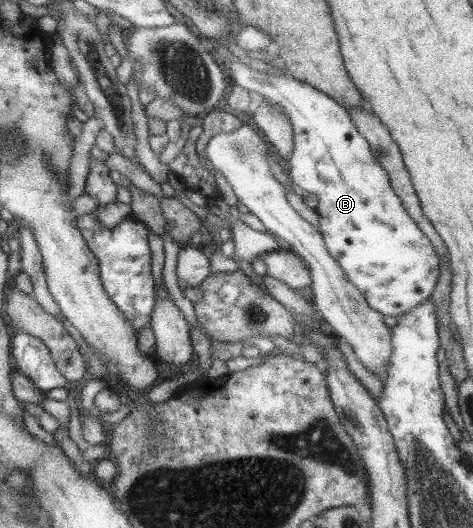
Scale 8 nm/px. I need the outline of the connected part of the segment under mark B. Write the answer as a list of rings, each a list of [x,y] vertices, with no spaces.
[[[215,40],[205,41],[208,44],[209,48],[212,48],[219,58],[221,58],[221,64],[224,64],[225,68],[229,71],[231,83],[239,85],[239,88],[244,88],[249,92],[257,92],[261,94],[262,98],[266,98],[268,102],[273,104],[278,104],[284,114],[289,119],[292,135],[293,135],[293,150],[291,151],[287,168],[285,172],[294,187],[299,186],[303,191],[311,192],[317,198],[317,206],[315,211],[319,216],[319,233],[322,235],[322,240],[324,246],[326,247],[327,253],[329,253],[332,258],[339,264],[343,274],[351,285],[365,297],[367,304],[380,312],[383,316],[393,316],[393,318],[399,318],[403,316],[406,312],[409,312],[412,308],[419,306],[424,300],[430,298],[431,293],[434,289],[434,284],[437,283],[439,275],[439,261],[438,256],[435,253],[431,242],[423,235],[423,232],[417,228],[415,222],[405,213],[403,205],[401,205],[401,200],[395,193],[391,190],[389,179],[387,173],[381,168],[381,165],[370,155],[370,148],[367,144],[367,141],[364,140],[363,136],[356,131],[353,121],[348,117],[347,111],[343,106],[339,105],[338,102],[335,102],[330,96],[319,92],[319,89],[313,88],[310,84],[304,83],[300,80],[295,80],[295,78],[290,77],[287,74],[279,75],[278,77],[273,77],[271,75],[266,75],[261,71],[256,71],[249,69],[247,67],[246,59],[240,60],[236,56],[233,56],[230,53],[229,48],[224,48],[224,45],[218,43]]]

